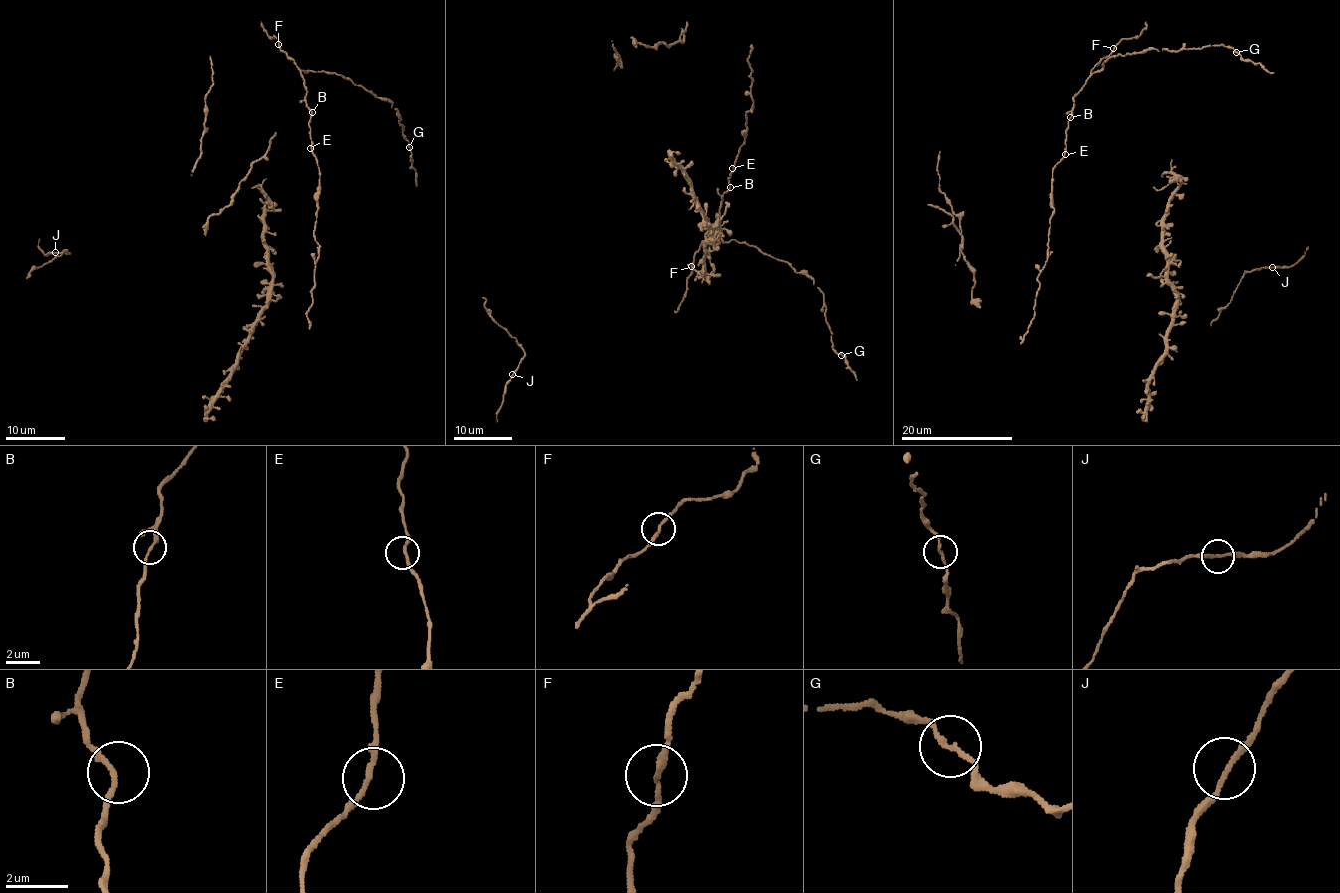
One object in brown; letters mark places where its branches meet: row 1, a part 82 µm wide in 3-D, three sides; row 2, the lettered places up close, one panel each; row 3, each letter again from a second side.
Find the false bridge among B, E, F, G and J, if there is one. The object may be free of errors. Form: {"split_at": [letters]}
{"split_at": []}

